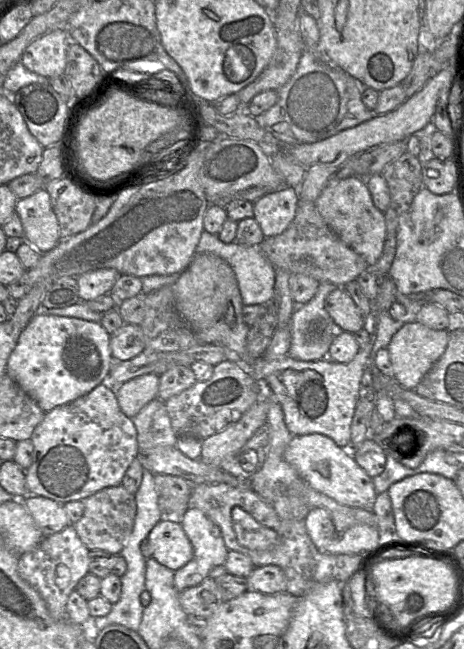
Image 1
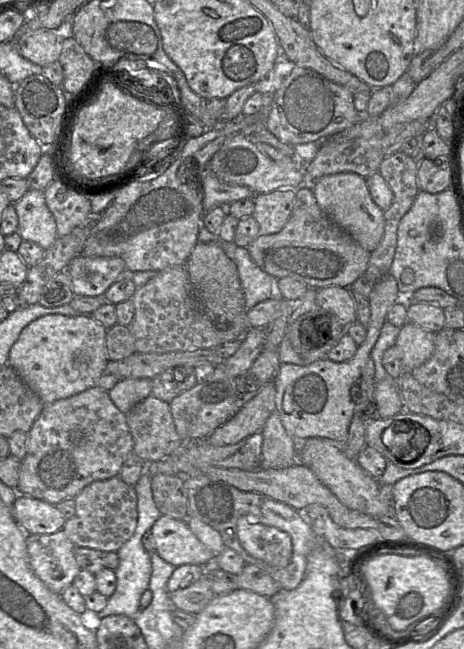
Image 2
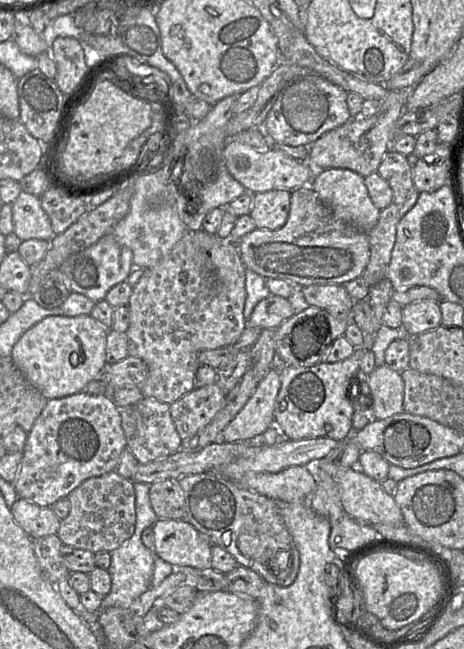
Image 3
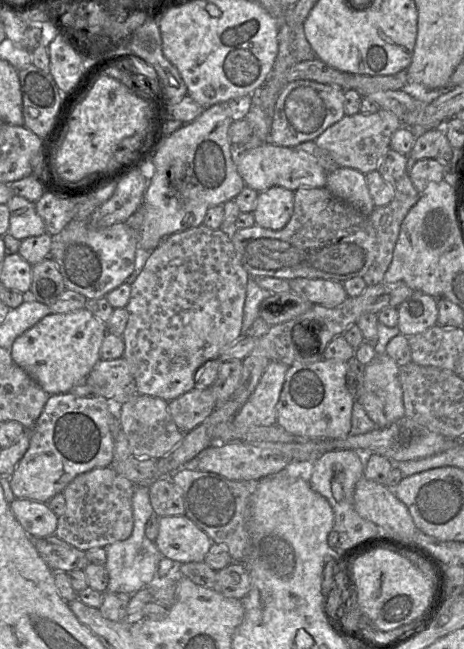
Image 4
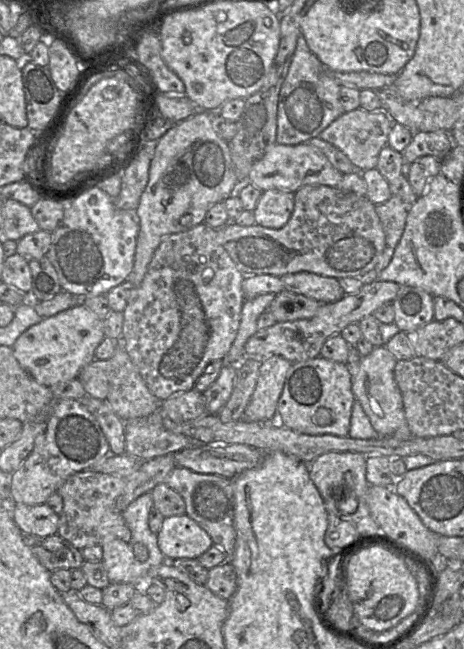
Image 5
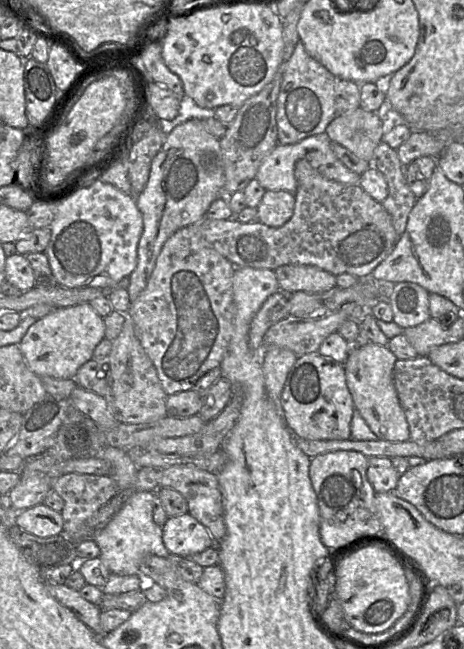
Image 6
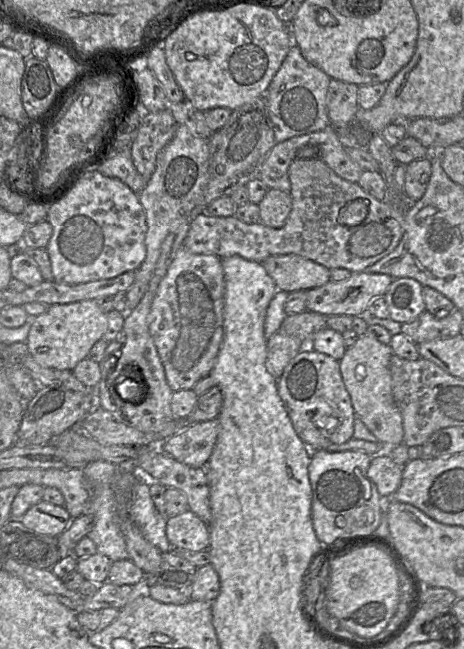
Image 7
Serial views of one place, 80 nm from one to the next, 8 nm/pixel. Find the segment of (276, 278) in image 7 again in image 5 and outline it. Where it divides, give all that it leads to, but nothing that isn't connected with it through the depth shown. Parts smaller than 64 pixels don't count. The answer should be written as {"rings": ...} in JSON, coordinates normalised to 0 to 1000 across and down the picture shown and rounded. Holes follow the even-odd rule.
{"rings":[[[668,419],[616,422],[603,428],[612,447],[651,453],[692,467],[724,465],[744,455],[726,428]]]}

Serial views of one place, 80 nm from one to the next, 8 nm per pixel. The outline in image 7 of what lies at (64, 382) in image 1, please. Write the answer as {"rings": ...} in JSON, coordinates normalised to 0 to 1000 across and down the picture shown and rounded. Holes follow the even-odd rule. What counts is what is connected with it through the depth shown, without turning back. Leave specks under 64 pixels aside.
{"rings":[[[205,462],[119,468],[106,471],[97,482],[80,488],[67,488],[67,492],[67,502],[56,524],[63,547],[91,565],[116,570],[155,572],[172,556],[190,550],[200,532],[222,521],[231,508],[231,482],[216,476]]]}

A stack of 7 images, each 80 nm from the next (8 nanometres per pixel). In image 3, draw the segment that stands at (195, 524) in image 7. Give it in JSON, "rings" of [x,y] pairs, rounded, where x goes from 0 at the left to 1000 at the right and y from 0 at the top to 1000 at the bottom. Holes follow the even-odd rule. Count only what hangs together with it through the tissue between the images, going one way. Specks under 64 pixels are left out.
{"rings":[[[345,798],[330,821],[332,854],[377,877],[455,874],[455,835],[399,800]]]}

